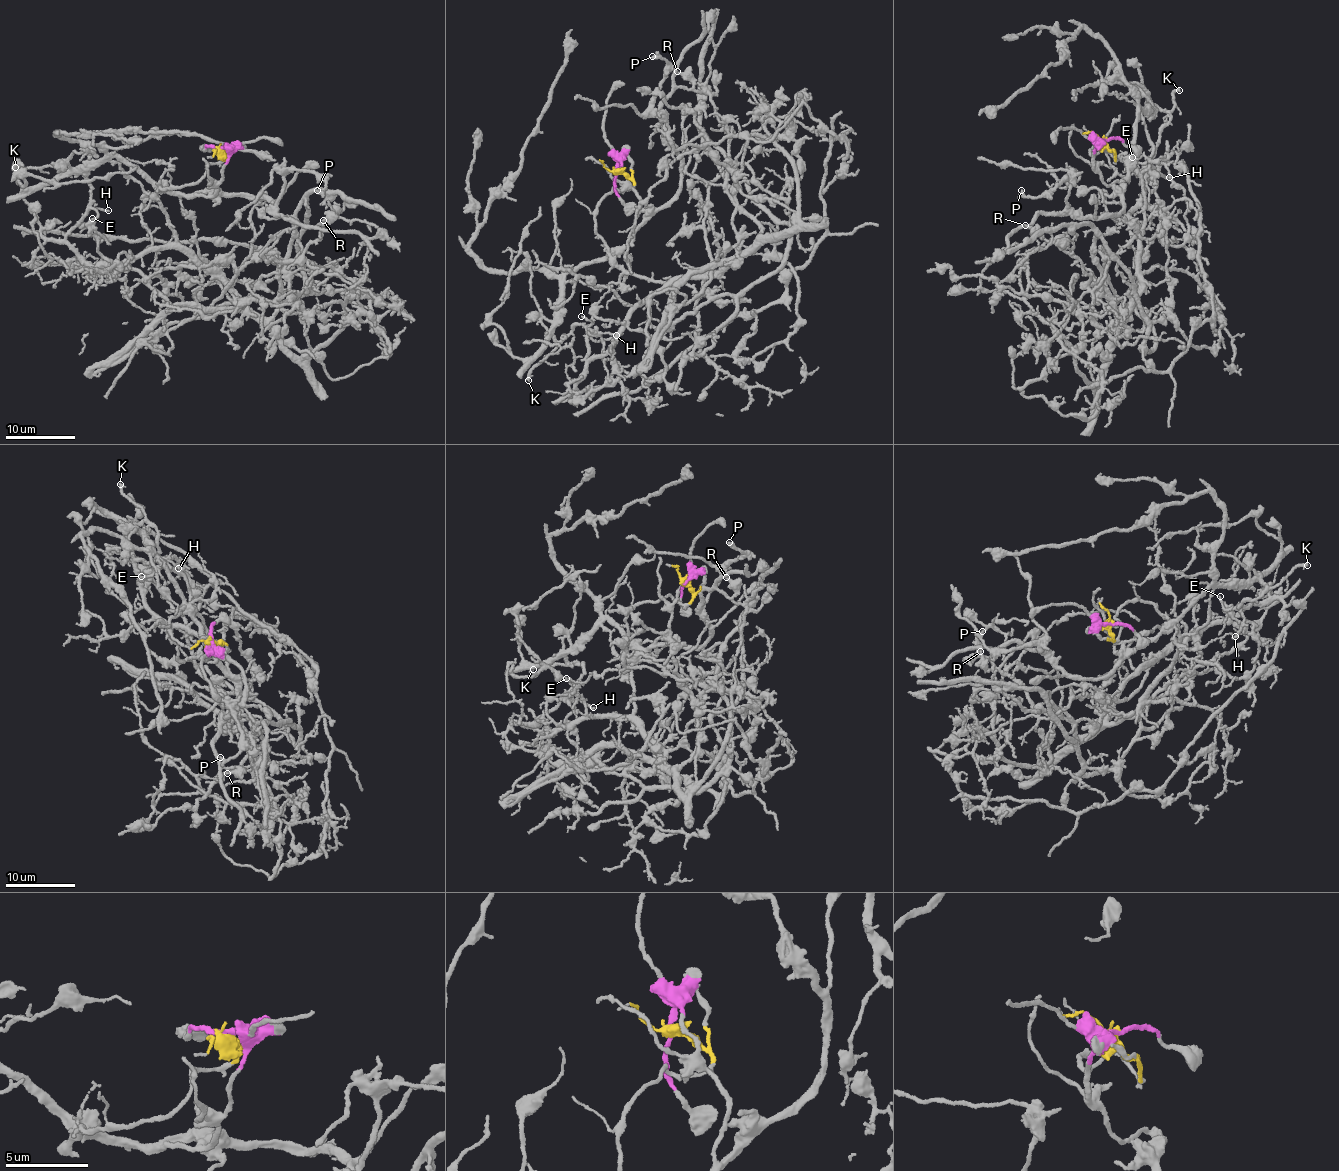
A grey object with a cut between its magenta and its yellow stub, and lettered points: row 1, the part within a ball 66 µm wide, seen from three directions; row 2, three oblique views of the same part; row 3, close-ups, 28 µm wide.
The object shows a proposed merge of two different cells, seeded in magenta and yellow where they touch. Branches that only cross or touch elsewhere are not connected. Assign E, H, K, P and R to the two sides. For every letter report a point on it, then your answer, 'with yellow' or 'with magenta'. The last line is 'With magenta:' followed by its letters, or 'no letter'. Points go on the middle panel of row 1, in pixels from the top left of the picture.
E: (581, 316) | with yellow
H: (616, 335) | with yellow
K: (528, 380) | with yellow
P: (652, 56) | with magenta
R: (677, 71) | with magenta
With magenta: P, R

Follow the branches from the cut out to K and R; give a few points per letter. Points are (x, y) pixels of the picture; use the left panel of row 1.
K: (218, 147), (198, 181), (154, 195), (175, 241), (102, 268), (66, 239), (86, 178), (15, 167)
R: (218, 147), (228, 154), (223, 180), (212, 195), (265, 197), (290, 221), (313, 227), (327, 222), (323, 220)

